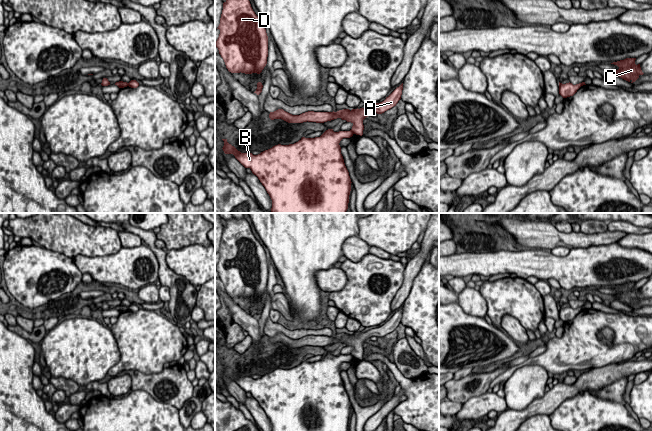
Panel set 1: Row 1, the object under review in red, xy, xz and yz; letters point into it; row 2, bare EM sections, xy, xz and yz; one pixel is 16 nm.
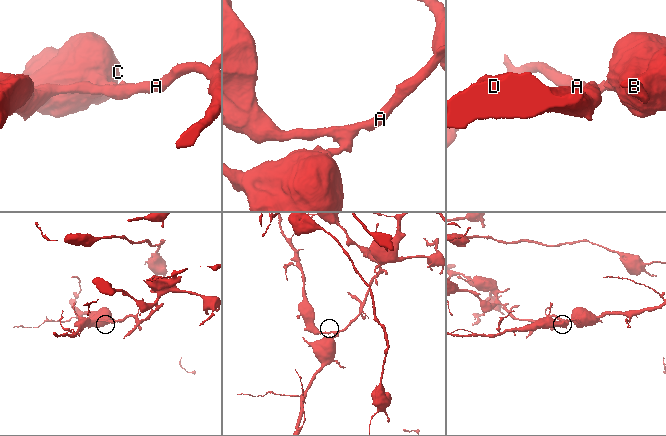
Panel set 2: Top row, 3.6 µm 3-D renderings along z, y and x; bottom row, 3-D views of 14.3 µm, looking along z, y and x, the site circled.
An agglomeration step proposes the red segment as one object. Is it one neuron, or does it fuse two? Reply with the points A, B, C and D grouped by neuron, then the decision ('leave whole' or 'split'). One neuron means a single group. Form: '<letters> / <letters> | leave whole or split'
A D / B C | split

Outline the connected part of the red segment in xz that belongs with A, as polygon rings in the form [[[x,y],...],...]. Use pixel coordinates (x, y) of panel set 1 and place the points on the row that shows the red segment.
[[[403,83],[399,87],[397,87],[388,97],[386,97],[384,101],[368,107],[352,109],[351,111],[349,109],[343,109],[337,112],[308,111],[300,115],[292,115],[284,111],[283,109],[278,109],[274,112],[270,112],[269,118],[271,120],[282,119],[288,123],[303,123],[307,121],[324,123],[337,118],[341,118],[342,120],[346,120],[347,122],[351,122],[353,124],[351,129],[353,134],[362,136],[364,130],[363,120],[368,117],[372,112],[382,114],[385,111],[396,106],[398,101],[401,99],[402,90]]]

